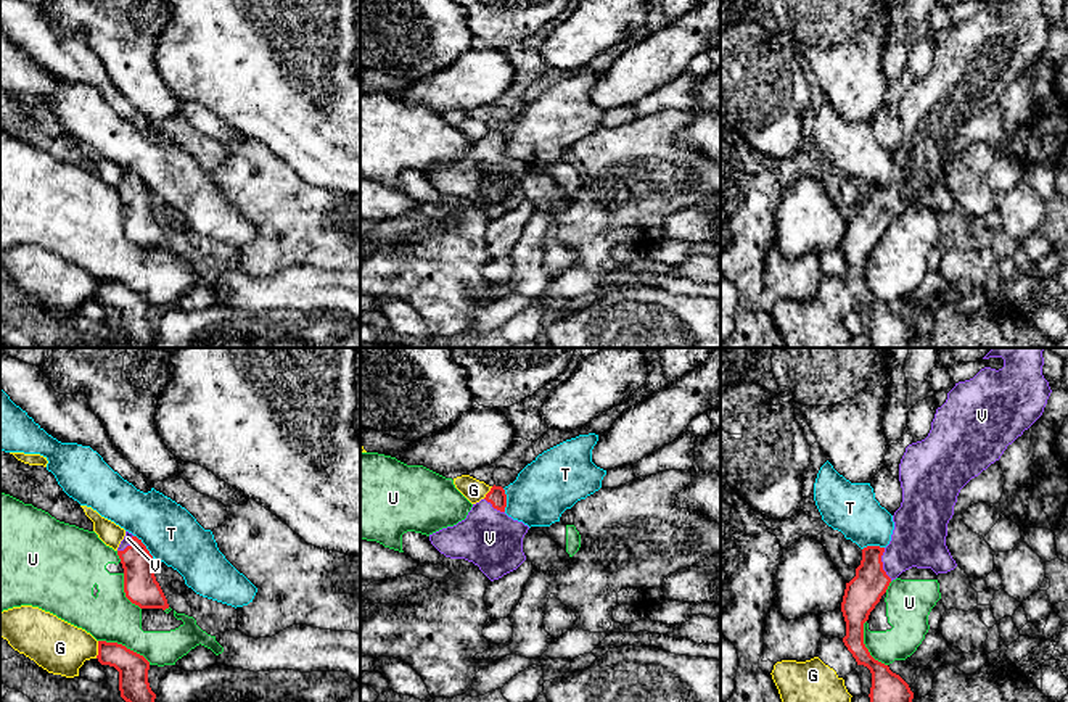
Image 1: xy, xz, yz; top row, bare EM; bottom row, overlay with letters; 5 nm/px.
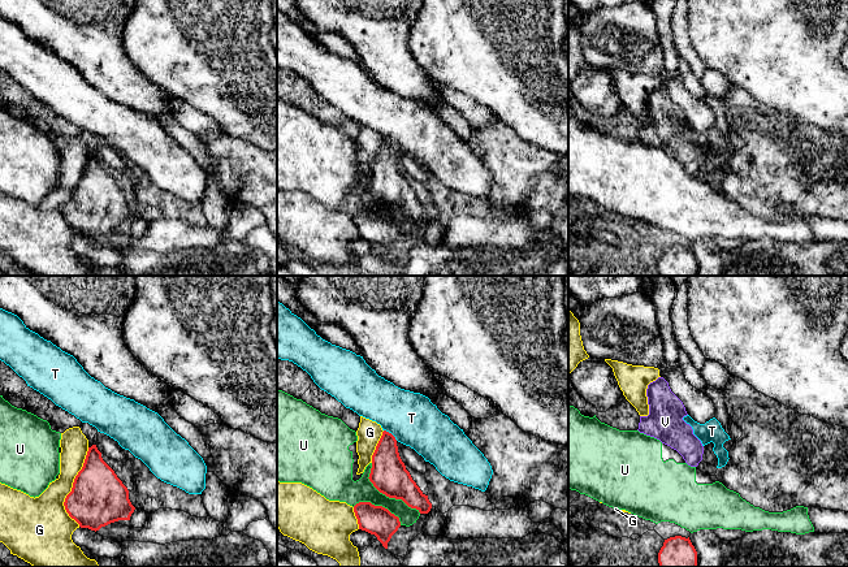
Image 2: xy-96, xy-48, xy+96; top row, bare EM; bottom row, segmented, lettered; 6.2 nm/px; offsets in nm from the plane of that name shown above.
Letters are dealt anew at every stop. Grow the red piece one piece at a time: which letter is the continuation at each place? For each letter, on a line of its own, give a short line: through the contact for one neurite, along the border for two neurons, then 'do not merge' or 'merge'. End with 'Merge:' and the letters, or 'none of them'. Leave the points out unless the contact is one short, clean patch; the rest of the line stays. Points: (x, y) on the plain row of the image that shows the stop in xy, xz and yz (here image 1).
G: do not merge
T: xy (134, 174), (153, 198) | do not merge
U: do not merge
V: yz (862, 232), (882, 203), (899, 195), (919, 177) | merge
Merge: V

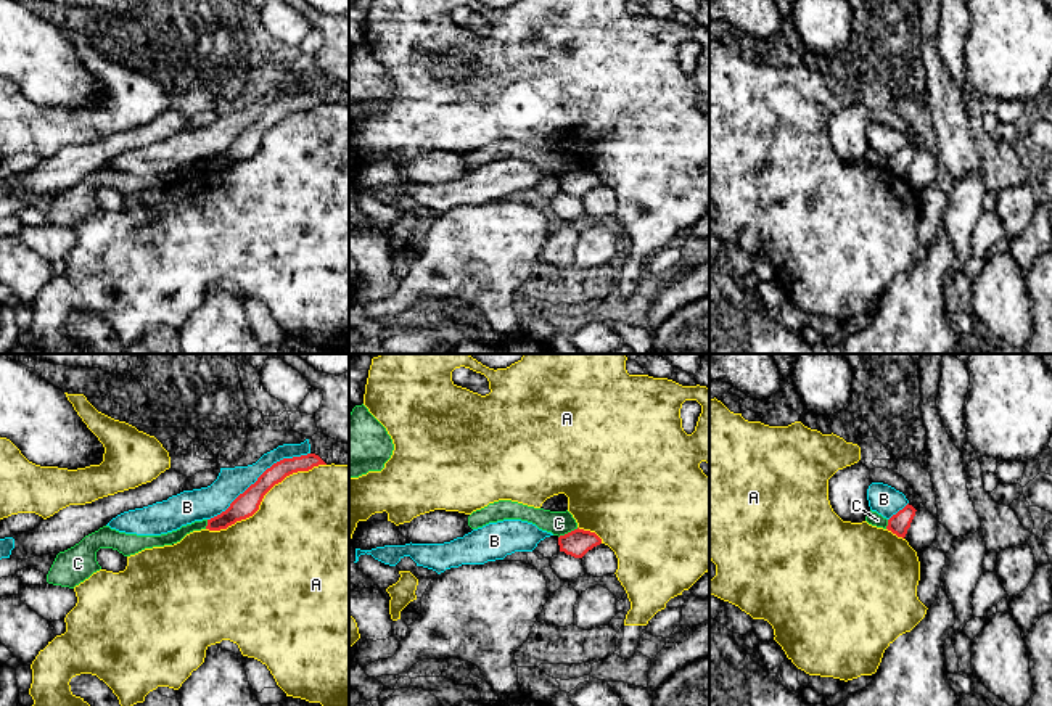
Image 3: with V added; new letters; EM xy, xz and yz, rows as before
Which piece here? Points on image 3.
A: do not merge
B: do not merge
C: xz (578, 168), (558, 177) | do not merge
Merge: none of them

